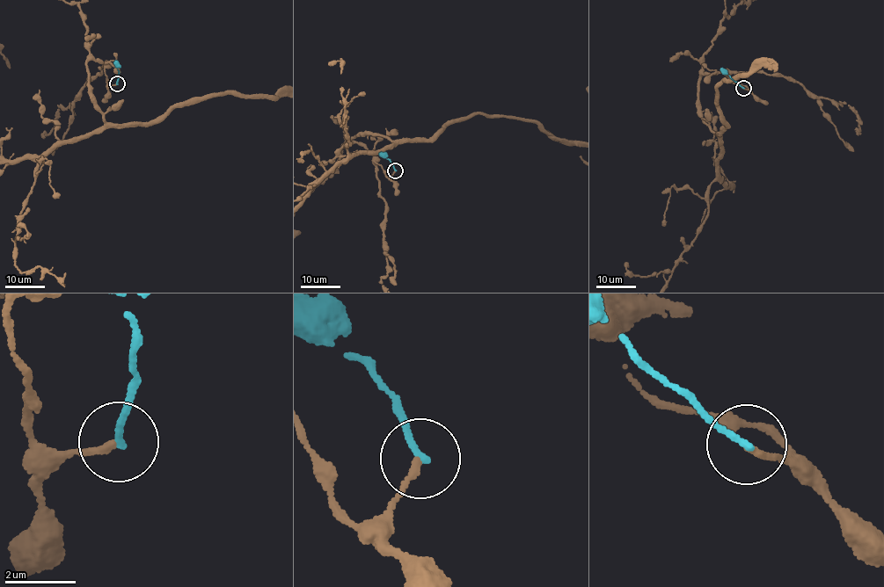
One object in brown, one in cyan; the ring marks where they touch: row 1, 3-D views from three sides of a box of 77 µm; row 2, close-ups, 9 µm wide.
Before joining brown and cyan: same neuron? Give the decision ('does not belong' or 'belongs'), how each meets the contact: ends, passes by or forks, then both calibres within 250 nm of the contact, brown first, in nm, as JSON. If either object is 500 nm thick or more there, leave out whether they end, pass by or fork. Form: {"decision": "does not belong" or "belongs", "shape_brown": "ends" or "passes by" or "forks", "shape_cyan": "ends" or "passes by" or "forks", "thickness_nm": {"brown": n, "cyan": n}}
{"decision": "does not belong", "shape_brown": "ends", "shape_cyan": "ends", "thickness_nm": {"brown": 170, "cyan": 190}}

